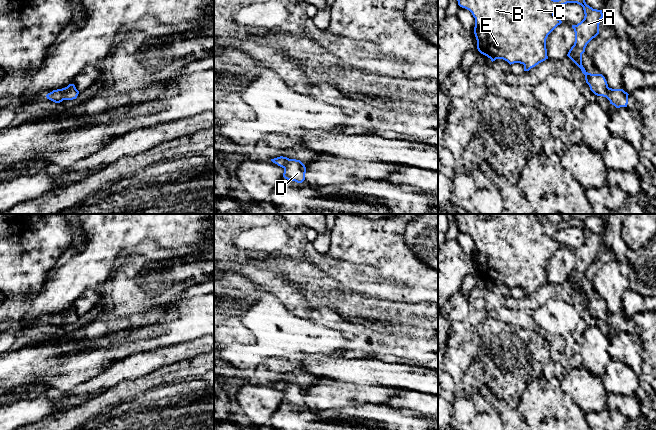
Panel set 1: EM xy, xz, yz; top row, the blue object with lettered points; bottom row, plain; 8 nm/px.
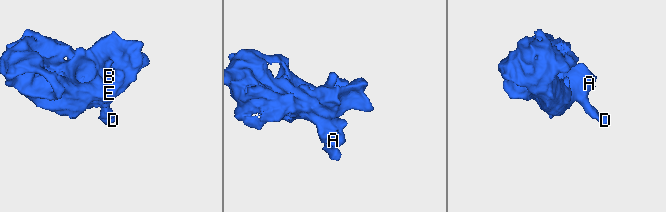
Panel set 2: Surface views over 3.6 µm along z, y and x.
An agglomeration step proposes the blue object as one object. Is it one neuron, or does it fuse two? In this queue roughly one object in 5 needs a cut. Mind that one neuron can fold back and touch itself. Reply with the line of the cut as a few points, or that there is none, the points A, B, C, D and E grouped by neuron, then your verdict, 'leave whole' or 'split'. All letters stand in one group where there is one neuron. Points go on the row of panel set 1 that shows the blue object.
cut none; groups A B C D E; leave whole

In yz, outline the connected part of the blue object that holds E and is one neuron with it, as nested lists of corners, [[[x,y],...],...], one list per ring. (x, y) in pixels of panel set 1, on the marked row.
[[[457,0],[458,5],[469,10],[475,18],[474,34],[478,51],[495,61],[503,59],[510,65],[520,63],[524,71],[529,71],[539,63],[548,59],[546,39],[548,35],[562,23],[554,15],[554,11],[567,3],[577,3],[583,7],[584,19],[572,25],[575,32],[574,45],[567,56],[581,69],[590,90],[597,96],[606,97],[616,108],[627,107],[628,93],[623,89],[608,87],[602,74],[588,73],[582,65],[582,54],[587,44],[599,34],[599,24],[603,18],[602,10],[593,9],[585,0]]]

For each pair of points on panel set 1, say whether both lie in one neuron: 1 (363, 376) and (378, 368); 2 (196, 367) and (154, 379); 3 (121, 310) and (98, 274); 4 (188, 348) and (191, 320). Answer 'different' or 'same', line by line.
1: same
2: same
3: different
4: different

